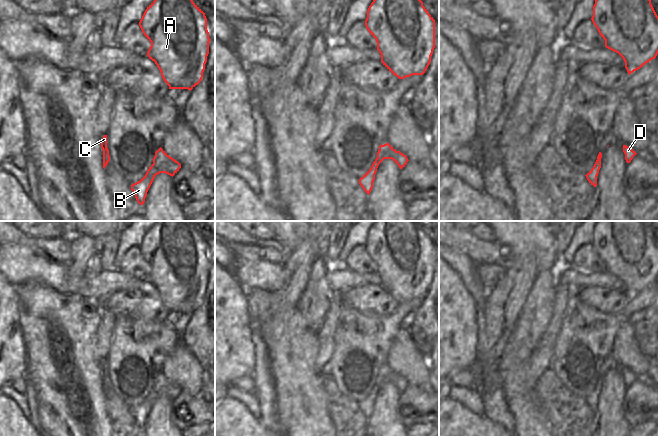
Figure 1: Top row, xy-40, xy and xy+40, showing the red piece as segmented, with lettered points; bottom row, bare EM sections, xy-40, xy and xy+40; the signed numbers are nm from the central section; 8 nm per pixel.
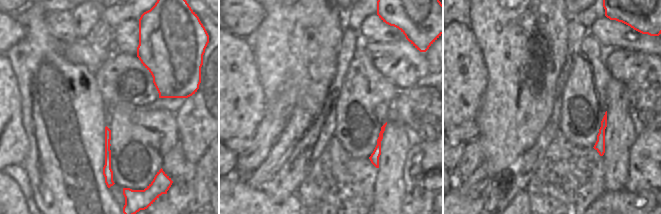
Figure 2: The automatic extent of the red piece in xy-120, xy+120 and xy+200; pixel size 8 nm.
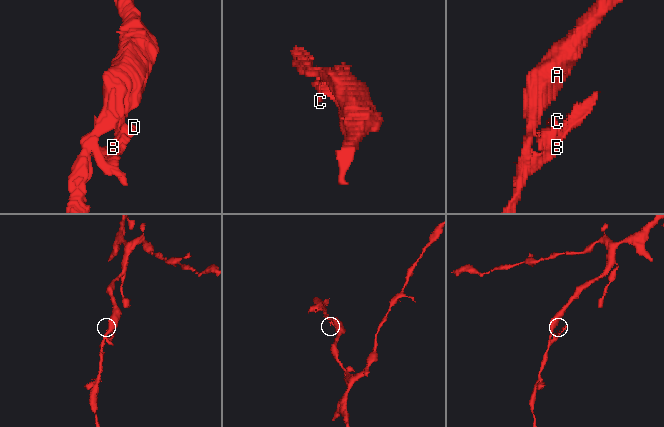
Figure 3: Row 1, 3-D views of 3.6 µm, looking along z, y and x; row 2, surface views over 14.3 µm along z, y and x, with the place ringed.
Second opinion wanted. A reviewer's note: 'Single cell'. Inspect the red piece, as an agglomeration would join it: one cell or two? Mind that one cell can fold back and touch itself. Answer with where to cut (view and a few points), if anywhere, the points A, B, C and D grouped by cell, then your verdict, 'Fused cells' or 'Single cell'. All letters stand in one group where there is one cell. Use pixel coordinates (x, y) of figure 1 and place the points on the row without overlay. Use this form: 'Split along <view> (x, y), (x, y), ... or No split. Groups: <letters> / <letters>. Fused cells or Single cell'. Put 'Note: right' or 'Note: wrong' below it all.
No split. Groups: A B C D. Single cell
Note: right

